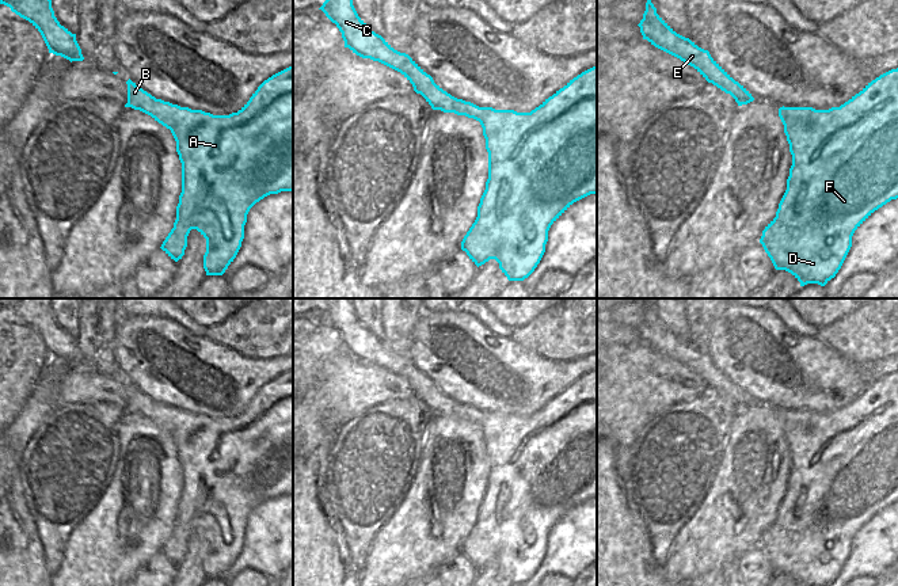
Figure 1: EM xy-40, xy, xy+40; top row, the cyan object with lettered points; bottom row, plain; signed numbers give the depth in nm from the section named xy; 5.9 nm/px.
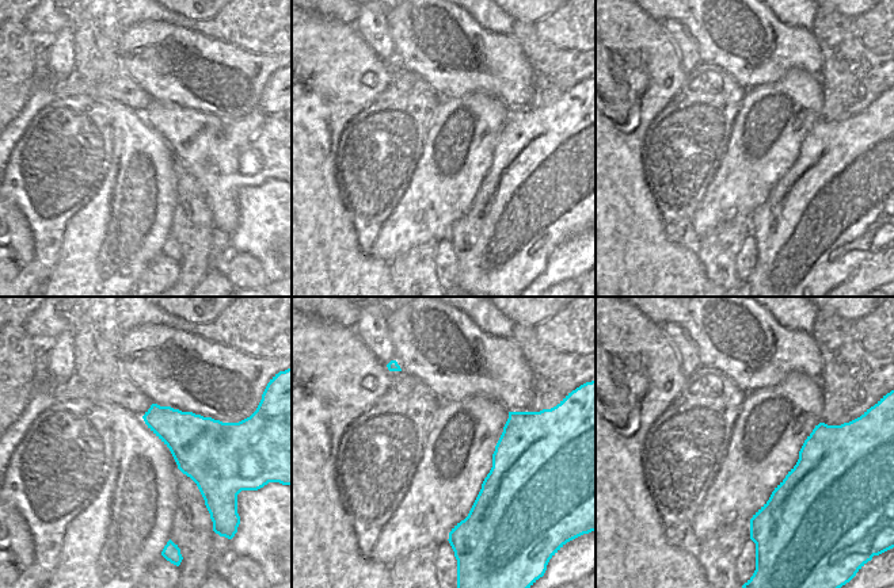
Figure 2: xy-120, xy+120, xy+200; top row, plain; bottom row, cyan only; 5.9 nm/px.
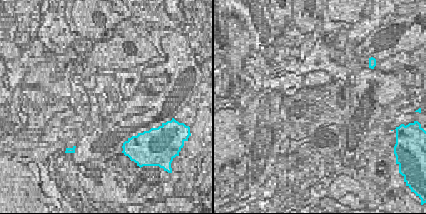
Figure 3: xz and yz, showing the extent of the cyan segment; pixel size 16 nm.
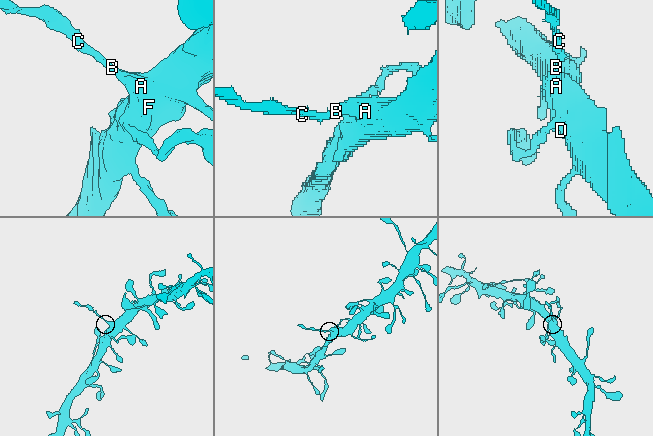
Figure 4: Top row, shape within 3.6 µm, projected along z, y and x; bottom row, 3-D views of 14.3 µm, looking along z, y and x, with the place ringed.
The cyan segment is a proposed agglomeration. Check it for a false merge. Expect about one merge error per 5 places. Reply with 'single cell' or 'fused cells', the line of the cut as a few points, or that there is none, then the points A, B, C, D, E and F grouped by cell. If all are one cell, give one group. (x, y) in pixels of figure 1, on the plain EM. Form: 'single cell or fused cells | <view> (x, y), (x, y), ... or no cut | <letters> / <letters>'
fused cells | xy (433, 384), (432, 394), (421, 398) | A B D F / C E

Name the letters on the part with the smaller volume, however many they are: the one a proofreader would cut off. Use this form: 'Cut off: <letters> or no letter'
Cut off: C, E

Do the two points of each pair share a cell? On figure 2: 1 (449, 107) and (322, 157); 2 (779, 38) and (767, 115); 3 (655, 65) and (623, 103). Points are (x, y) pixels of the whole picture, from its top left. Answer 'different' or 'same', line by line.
1: different
2: different
3: same

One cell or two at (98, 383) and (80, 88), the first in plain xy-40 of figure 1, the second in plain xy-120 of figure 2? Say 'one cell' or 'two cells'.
two cells

